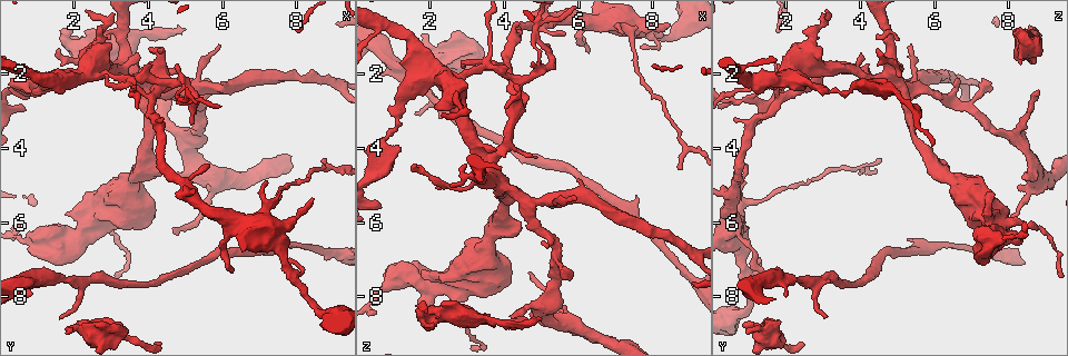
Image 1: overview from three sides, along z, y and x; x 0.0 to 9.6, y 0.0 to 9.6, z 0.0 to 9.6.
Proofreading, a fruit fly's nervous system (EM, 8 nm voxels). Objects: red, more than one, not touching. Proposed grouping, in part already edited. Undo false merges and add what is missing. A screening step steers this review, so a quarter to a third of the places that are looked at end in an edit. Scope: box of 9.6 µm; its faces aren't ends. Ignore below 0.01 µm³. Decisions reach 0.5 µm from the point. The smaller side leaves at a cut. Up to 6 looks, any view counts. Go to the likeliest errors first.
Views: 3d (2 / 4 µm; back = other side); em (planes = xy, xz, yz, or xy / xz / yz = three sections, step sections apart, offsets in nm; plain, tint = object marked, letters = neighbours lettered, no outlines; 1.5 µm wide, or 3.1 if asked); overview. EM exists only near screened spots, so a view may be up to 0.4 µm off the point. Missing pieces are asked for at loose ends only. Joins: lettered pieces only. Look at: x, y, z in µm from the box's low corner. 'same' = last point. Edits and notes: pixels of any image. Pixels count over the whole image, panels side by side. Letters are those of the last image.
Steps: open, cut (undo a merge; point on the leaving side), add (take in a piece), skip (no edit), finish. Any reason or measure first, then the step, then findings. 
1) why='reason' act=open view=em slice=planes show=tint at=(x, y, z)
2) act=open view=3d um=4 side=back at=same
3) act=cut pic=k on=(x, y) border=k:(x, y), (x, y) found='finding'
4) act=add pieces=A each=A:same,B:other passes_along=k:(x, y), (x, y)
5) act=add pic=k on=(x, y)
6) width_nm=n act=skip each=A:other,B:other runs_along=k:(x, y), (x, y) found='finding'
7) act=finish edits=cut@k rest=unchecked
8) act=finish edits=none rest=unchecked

why='free end' act=open view=em slice=yz step=4 show=letters at=(4.95, 0.85, 8.55)

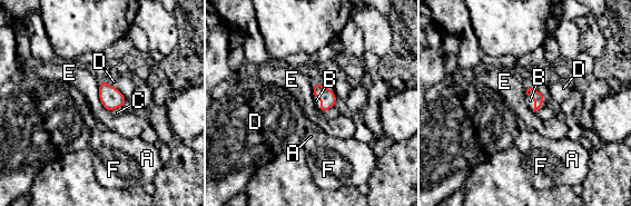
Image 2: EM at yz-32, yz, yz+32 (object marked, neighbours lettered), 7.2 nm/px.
act=add pieces=B each=A:other,B:same,C:other,D:other,E:other,F:other passes_along=2:(538, 96), (534, 105), (530, 100) found='the cell continues'

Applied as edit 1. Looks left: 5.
why='redraw' act=open view=overview

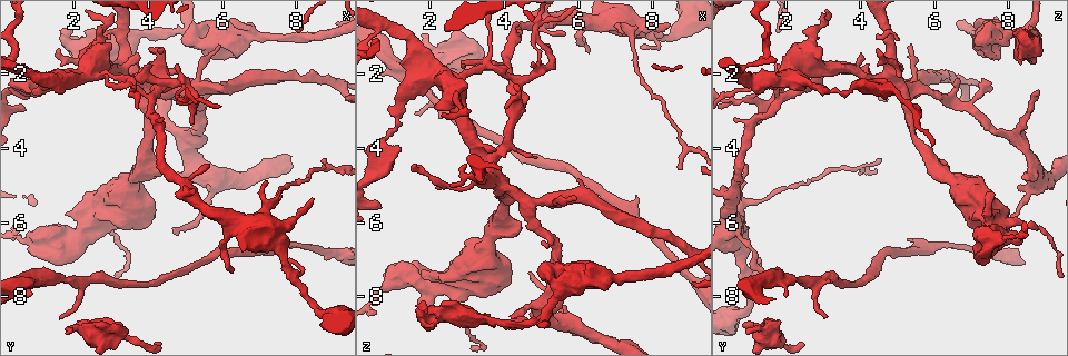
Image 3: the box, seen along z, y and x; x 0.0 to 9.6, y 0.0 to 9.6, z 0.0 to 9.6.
why='an open end' act=open view=3d um=2 at=(1.95, 1.05, 8.85)

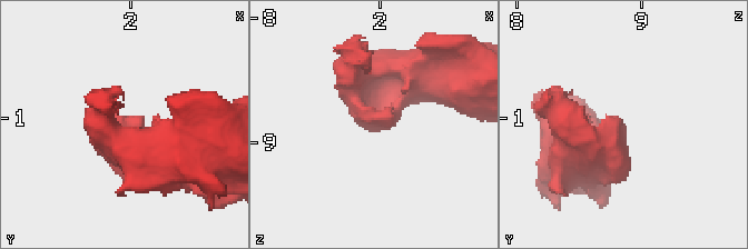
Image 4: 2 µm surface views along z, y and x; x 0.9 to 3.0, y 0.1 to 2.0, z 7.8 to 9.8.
act=open view=em slice=planes show=letters at=(1.90, 1.02, 8.80)

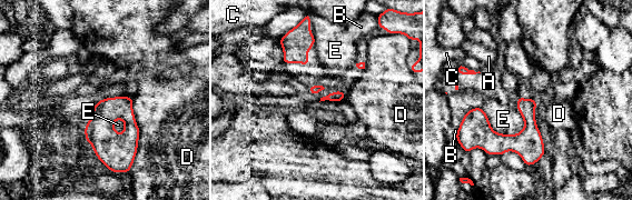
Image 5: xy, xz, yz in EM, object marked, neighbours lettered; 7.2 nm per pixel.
act=skip each=A:other,B:other,C:other,D:other,E:other found='no lettered piece goes on from it'

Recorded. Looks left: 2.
why='tapers out' act=open view=3d um=2 at=(1.85, 9.05, 0.90)

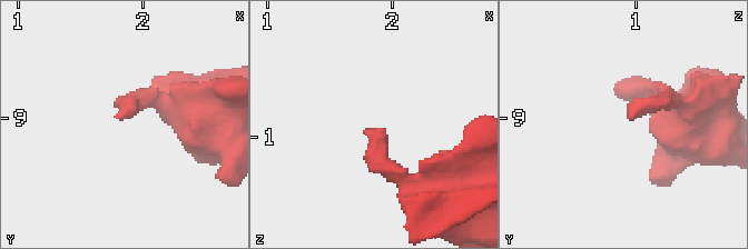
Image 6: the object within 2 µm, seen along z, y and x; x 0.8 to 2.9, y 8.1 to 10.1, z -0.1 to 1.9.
act=open view=em slice=yz step=8 show=letters at=(1.78, 9.00, 0.96)

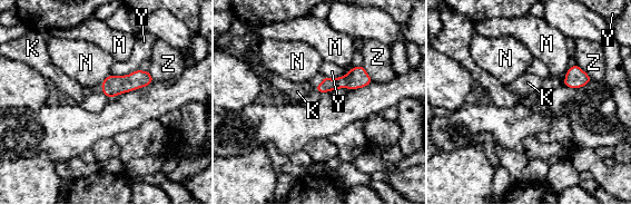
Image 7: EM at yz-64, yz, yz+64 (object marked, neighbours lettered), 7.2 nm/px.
width_nm=150 act=add pieces=K each=K:same,M:other,N:other,Y:other,Z:other passes_along=7:(355, 81), (321, 84), (297, 91) found='it goes on there'

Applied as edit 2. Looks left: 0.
act=finish edits=add@2,add@7 rest=unchecked

